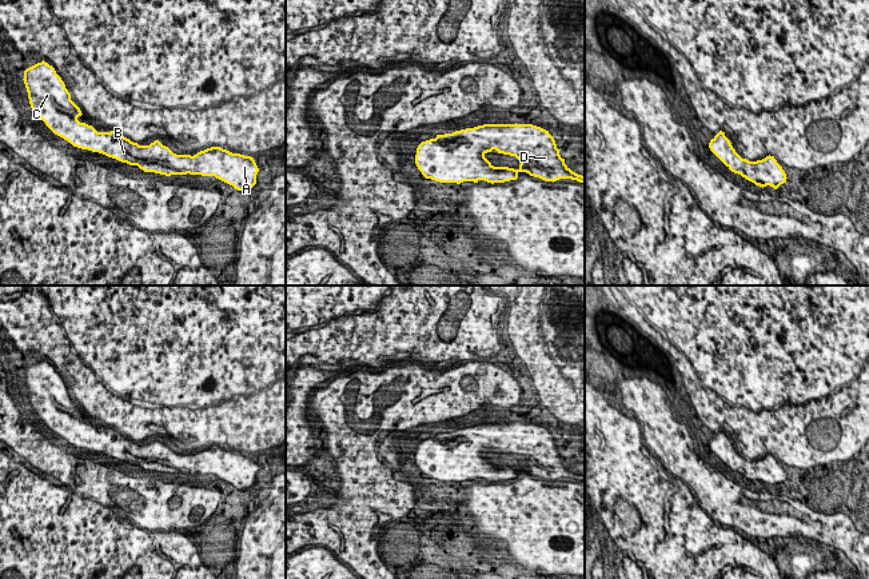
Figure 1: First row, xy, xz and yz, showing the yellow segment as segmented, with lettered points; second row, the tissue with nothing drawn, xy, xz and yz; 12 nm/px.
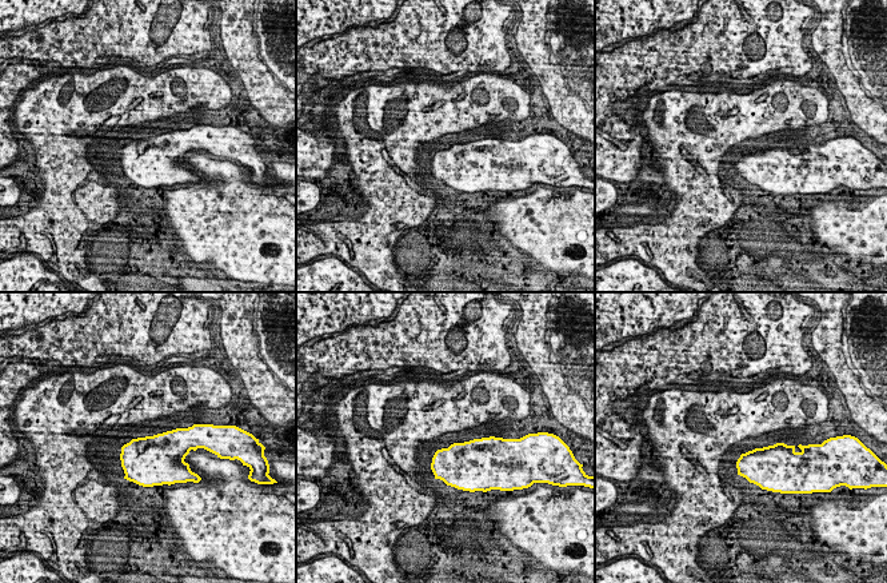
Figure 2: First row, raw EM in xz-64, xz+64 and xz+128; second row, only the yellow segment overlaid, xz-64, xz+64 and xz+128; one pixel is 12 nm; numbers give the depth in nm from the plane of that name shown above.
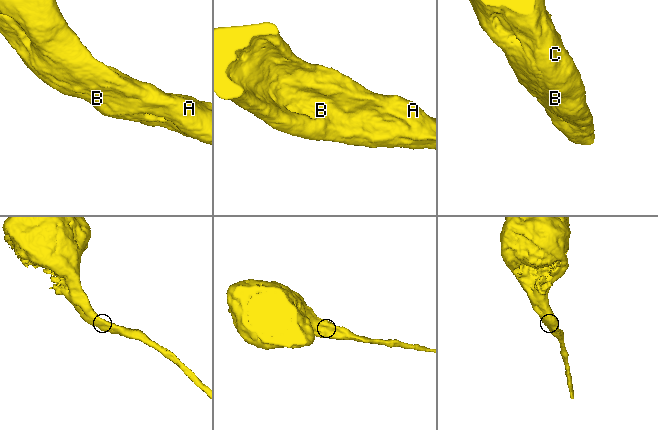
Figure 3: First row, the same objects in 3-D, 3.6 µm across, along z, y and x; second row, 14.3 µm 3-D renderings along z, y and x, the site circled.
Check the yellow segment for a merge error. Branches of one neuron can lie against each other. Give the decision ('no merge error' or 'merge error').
merge error

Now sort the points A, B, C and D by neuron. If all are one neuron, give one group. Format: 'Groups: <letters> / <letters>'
Groups: A / B C D

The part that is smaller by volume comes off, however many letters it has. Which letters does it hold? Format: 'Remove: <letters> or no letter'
Remove: A

